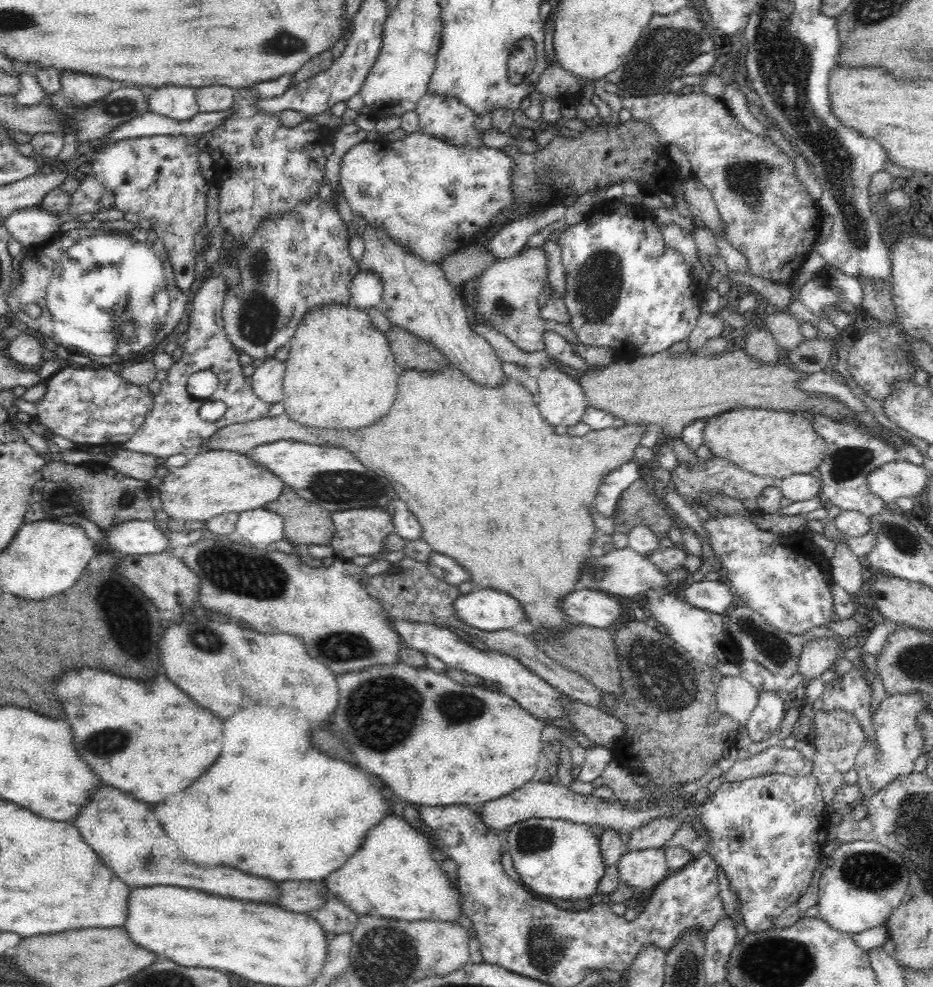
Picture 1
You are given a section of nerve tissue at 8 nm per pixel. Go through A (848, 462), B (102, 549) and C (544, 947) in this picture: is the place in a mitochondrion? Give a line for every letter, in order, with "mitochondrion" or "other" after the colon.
A: mitochondrion
B: other
C: mitochondrion

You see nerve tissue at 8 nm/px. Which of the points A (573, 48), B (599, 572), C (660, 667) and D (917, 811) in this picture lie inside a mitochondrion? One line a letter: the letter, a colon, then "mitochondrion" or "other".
A: other
B: mitochondrion
C: mitochondrion
D: mitochondrion

